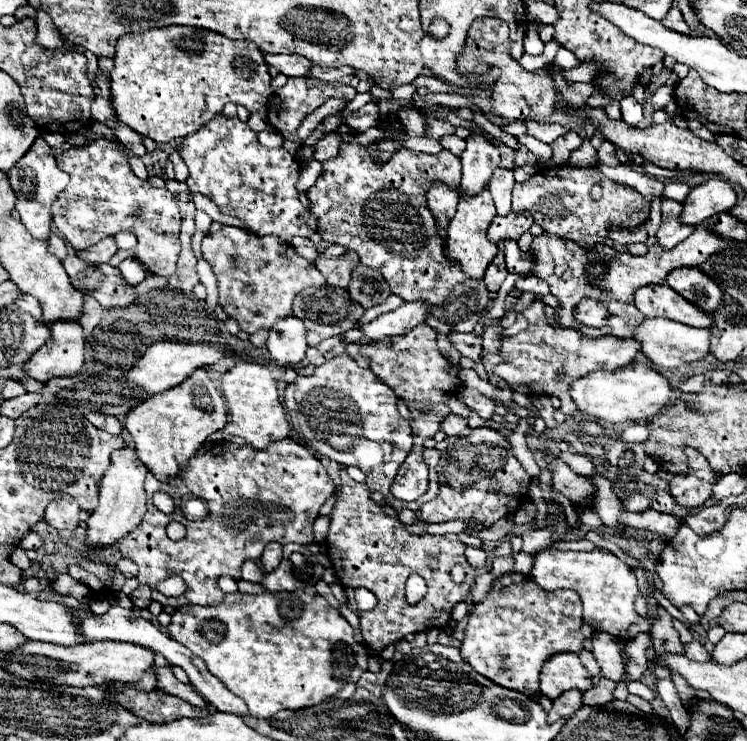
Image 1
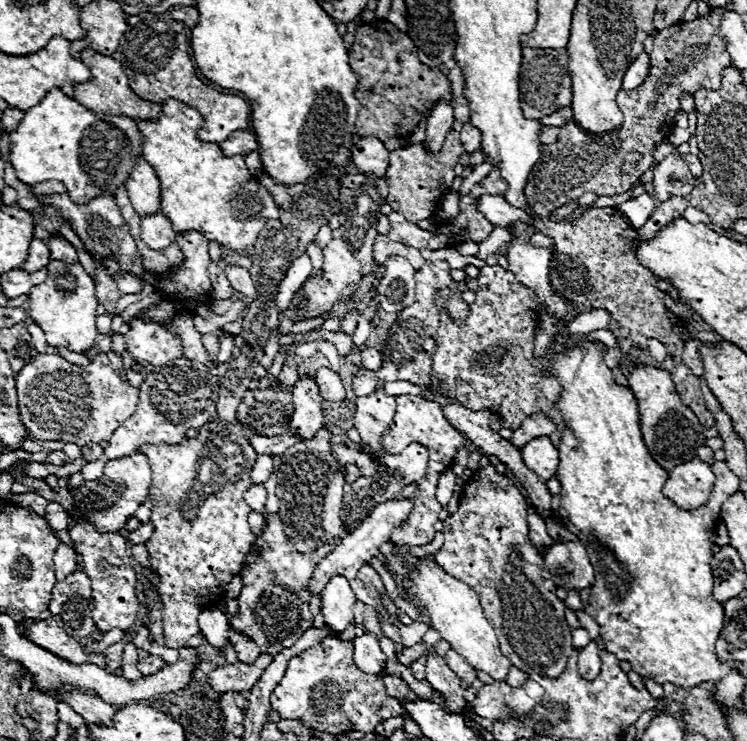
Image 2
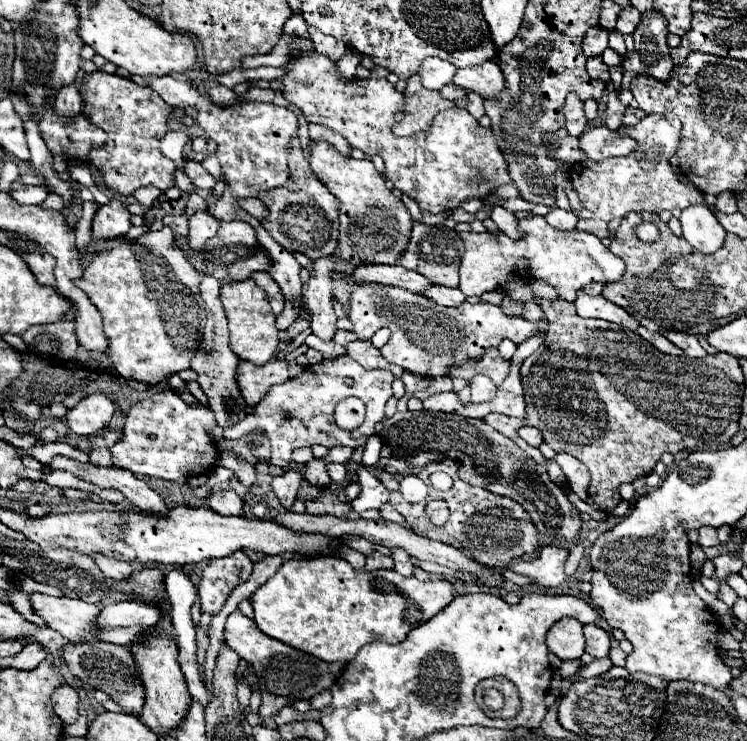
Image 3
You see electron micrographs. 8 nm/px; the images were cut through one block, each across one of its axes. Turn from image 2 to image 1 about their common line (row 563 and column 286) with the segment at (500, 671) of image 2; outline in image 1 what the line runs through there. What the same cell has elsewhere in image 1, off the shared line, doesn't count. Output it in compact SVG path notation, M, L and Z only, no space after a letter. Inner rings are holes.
M248 360L236 362L234 368L222 374L222 392L230 412L230 422L220 430L224 436L242 436L254 448L264 448L268 446L268 440L288 436L288 420L278 398L276 380L268 366Z

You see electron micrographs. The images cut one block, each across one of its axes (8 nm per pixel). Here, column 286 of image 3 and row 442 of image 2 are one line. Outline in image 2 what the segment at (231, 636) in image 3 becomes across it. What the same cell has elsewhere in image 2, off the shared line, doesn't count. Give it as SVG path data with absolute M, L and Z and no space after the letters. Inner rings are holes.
M638 364L630 376L630 388L638 400L640 430L654 460L668 472L678 464L694 460L698 456L696 450L706 444L704 430L696 414L686 404L682 404L670 372Z

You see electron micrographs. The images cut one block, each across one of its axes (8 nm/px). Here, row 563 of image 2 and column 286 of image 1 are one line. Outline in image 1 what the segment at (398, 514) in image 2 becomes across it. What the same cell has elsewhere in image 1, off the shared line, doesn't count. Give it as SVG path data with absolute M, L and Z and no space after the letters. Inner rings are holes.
M290 316L286 320L280 320L274 330L270 330L268 342L266 342L272 360L286 368L298 364L306 354L306 328L300 318Z

